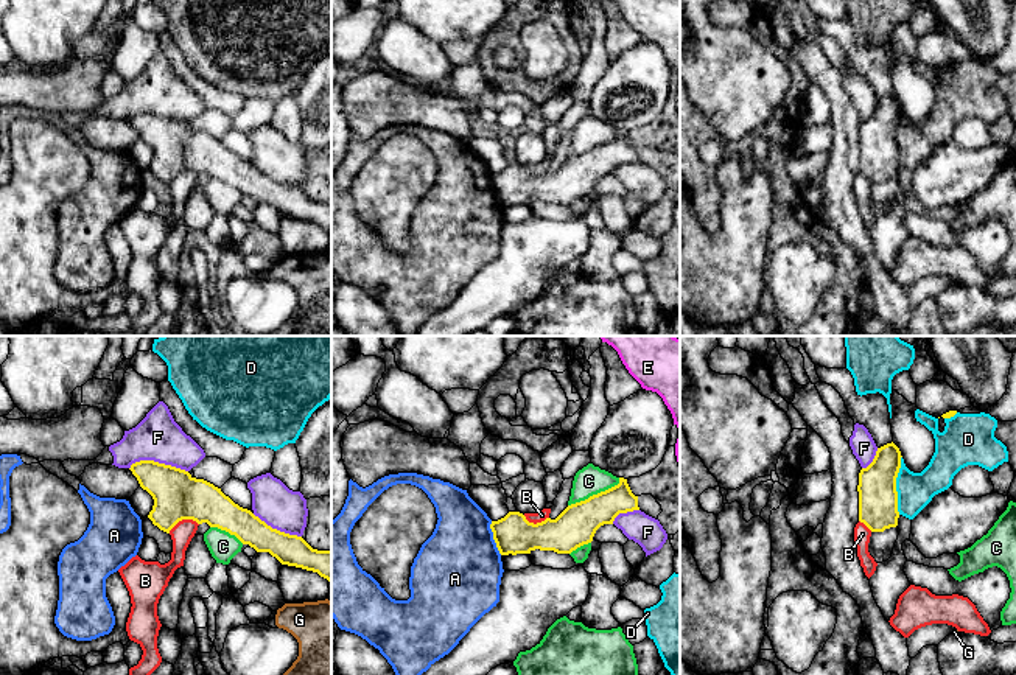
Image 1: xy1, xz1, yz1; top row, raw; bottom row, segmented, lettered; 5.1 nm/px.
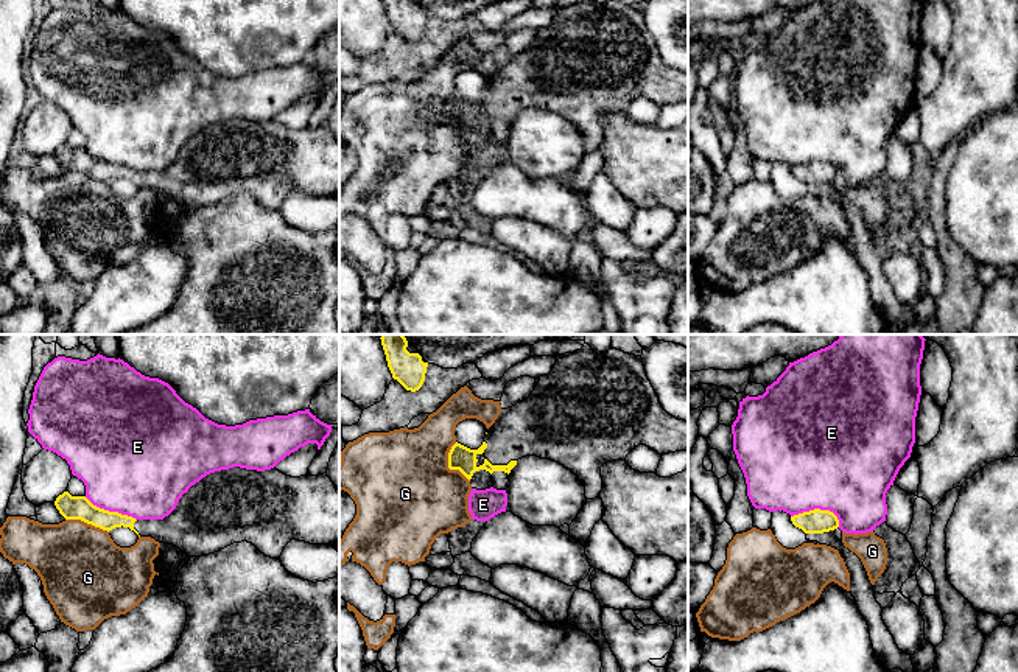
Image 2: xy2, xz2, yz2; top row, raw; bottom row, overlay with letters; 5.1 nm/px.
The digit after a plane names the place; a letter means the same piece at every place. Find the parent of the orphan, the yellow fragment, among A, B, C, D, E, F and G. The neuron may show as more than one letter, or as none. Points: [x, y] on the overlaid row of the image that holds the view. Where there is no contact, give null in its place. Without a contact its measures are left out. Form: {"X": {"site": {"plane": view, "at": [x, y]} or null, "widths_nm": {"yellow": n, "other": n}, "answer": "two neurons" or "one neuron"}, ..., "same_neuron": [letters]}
{"A": {"site": {"plane": "xz1", "at": [493, 538]}, "widths_nm": {"yellow": 200, "other": 460}, "answer": "two neurons"}, "B": {"site": {"plane": "xy1", "at": [182, 518]}, "widths_nm": {"yellow": 240, "other": 110}, "answer": "two neurons"}, "C": {"site": {"plane": "xz1", "at": [595, 495]}, "widths_nm": {"yellow": 200, "other": 150}, "answer": "two neurons"}, "D": {"site": {"plane": "yz1", "at": [895, 486]}, "widths_nm": {"yellow": 200, "other": 190}, "answer": "two neurons"}, "E": {"site": {"plane": "yz2", "at": [819, 509]}, "widths_nm": {"yellow": 130, "other": 500}, "answer": "two neurons"}, "F": {"site": {"plane": "xy1", "at": [157, 462]}, "widths_nm": {"yellow": 240, "other": 240}, "answer": "two neurons"}, "G": {"site": {"plane": "xz2", "at": [449, 465]}, "widths_nm": {"yellow": 130, "other": 500}, "answer": "two neurons"}, "same_neuron": []}

